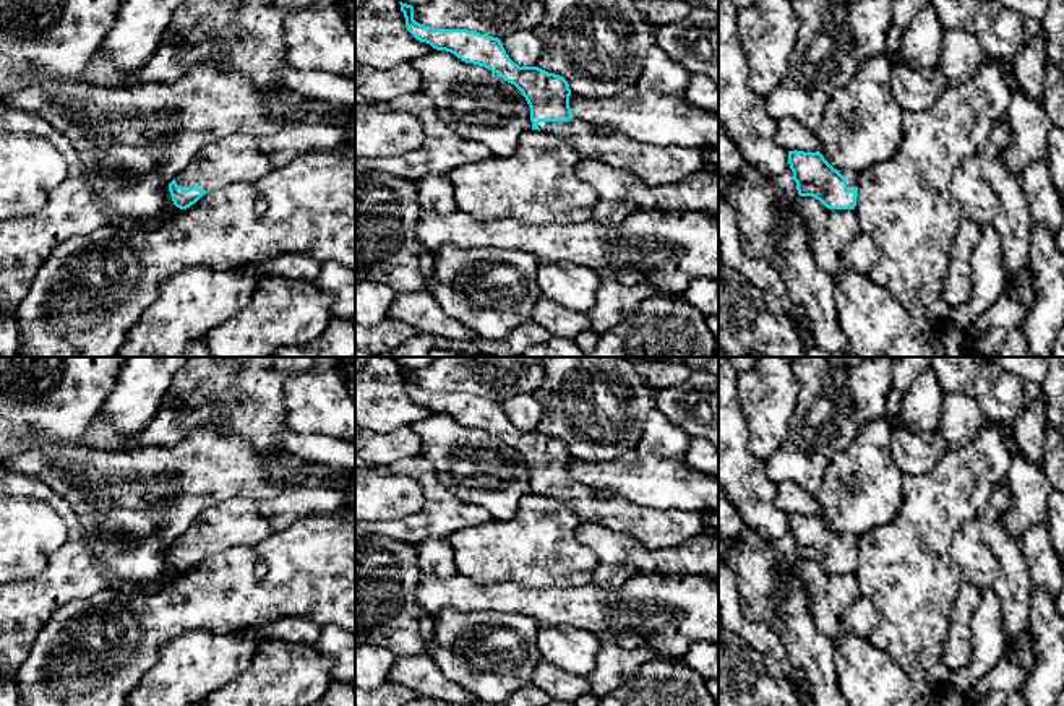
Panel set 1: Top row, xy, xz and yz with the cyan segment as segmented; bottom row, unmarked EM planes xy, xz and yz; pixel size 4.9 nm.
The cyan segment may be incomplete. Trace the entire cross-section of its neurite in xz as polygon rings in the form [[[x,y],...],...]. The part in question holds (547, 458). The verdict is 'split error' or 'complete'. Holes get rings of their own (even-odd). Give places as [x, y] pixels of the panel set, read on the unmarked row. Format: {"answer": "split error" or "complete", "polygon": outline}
{"answer": "split error", "polygon": [[[401,367],[407,394],[436,414],[454,417],[466,427],[485,430],[514,448],[530,471],[532,493],[568,505],[581,521],[597,521],[605,527],[636,539],[649,550],[663,550],[699,536],[706,516],[686,511],[659,511],[611,493],[597,495],[576,482],[569,471],[568,445],[538,430],[519,430],[506,417],[501,403],[467,393],[436,393],[414,383],[414,370]]]}

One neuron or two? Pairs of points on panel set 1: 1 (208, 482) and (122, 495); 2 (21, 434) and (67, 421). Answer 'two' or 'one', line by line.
1: one
2: one

